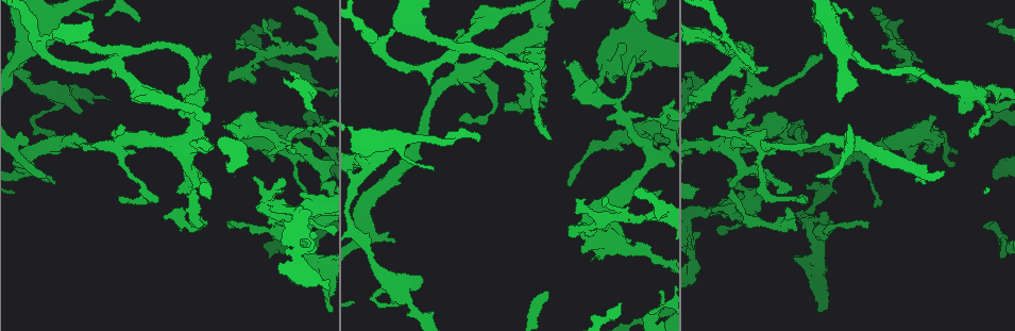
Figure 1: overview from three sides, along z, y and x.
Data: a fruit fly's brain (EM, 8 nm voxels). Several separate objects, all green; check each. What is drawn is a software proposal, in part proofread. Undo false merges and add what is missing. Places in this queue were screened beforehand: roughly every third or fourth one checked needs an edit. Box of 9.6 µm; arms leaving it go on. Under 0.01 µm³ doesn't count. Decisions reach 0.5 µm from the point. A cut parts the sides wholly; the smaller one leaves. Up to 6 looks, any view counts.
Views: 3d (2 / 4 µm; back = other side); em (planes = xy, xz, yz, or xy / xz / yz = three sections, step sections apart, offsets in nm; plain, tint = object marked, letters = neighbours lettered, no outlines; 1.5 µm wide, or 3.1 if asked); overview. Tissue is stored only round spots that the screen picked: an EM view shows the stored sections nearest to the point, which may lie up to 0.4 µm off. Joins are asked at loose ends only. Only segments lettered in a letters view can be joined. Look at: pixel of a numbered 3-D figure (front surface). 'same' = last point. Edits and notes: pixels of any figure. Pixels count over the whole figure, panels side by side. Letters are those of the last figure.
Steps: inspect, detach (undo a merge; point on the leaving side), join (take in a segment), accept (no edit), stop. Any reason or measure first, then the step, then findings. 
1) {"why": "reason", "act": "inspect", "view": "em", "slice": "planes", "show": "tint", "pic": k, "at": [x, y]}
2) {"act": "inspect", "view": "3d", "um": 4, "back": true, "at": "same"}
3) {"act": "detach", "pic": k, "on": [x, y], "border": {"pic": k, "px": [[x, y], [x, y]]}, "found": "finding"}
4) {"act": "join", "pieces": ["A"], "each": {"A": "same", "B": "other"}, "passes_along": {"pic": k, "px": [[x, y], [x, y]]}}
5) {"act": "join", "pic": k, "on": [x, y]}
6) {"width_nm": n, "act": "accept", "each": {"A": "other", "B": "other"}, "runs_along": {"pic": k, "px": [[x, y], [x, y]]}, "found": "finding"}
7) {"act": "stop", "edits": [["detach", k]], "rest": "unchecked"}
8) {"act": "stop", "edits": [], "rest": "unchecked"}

{"why": "thick turns thin", "act": "inspect", "view": "em", "slice": "xz", "step": 4, "show": "tint", "pic": 1, "at": [314, 116]}

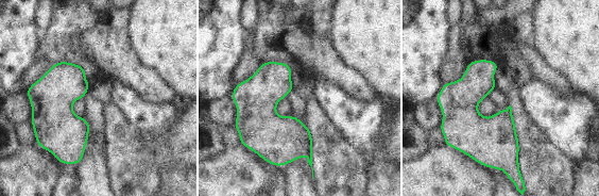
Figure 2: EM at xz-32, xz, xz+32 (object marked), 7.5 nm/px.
{"act": "inspect", "view": "em", "slice": "planes", "show": "letters", "at": "same"}

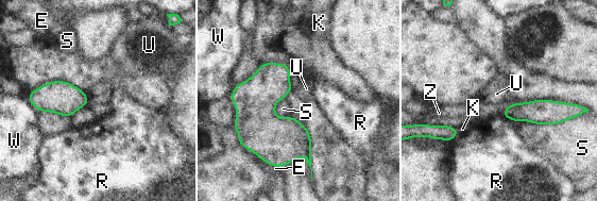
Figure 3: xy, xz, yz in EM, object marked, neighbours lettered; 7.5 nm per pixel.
{"longest_contact_nm": ["S", 300], "act": "accept", "each": {"E": "other", "K": "other", "R": "other", "S": "other", "U": "other", "W": "other", "Z": "other"}, "found": "one neuron here"}

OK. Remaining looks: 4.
{"act": "inspect", "view": "3d", "um": 2, "back": true, "pic": 1, "at": [800, 157]}

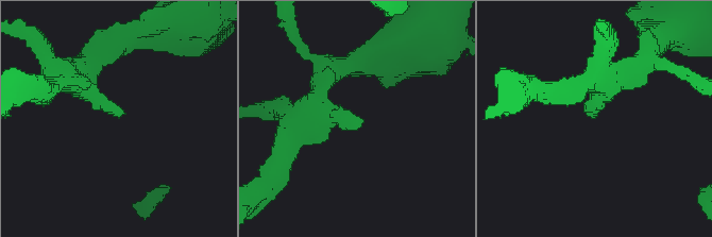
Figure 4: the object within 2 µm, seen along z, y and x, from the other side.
{"why": "need the tissue", "act": "inspect", "view": "em", "slice": "xy", "step": 8, "show": "letters", "pic": 4, "at": [364, 122]}

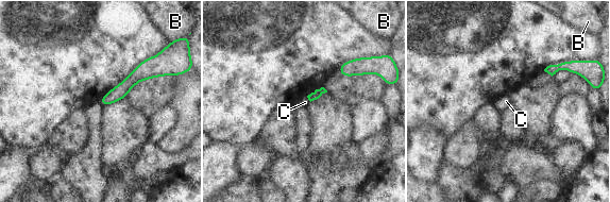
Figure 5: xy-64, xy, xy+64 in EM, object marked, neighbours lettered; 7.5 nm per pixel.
{"act": "inspect", "view": "em", "slice": "planes", "show": "letters", "at": "same"}

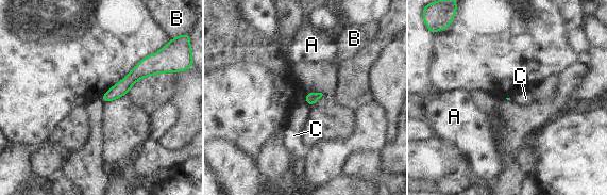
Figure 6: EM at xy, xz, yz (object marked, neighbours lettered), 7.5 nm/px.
{"act": "accept", "each": {"A": "other", "B": "other", "C": "other"}, "runs_along": {"pic": 6, "px": [[148, 59], [122, 87], [104, 98]]}, "found": "no lettered segment goes on from it"}

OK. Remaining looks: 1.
{"why": "free end", "act": "inspect", "view": "em", "slice": "planes", "show": "letters", "pic": 1, "at": [659, 218]}

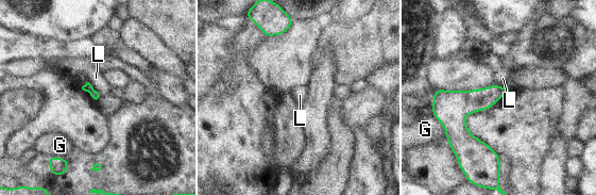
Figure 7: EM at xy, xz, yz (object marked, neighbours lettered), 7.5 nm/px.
{"act": "accept", "each": {"G": "other", "L": "other"}, "runs_along": {"pic": 7, "px": [[439, 100], [456, 127], [496, 158]]}, "found": "no lettered segment goes on from it"}

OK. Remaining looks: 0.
{"act": "stop", "edits": [], "rest": "unchecked"}

